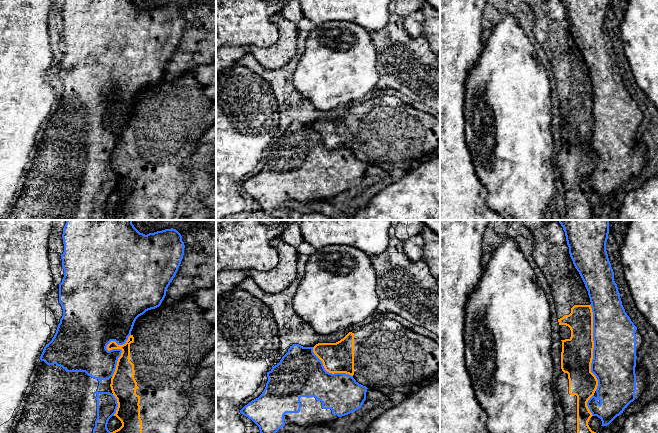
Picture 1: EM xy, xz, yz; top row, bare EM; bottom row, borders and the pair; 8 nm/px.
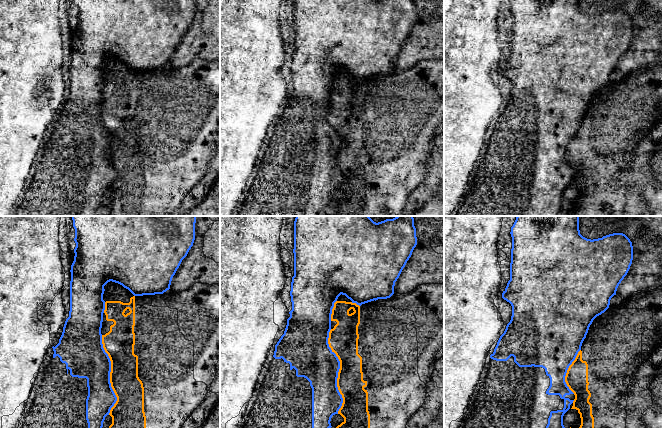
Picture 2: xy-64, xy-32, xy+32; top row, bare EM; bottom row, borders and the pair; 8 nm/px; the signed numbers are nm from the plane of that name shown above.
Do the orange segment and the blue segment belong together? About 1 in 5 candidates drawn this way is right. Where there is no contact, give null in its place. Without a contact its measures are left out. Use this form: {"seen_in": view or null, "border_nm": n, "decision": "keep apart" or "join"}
{"seen_in": "yz", "border_nm": 700, "decision": "keep apart"}

